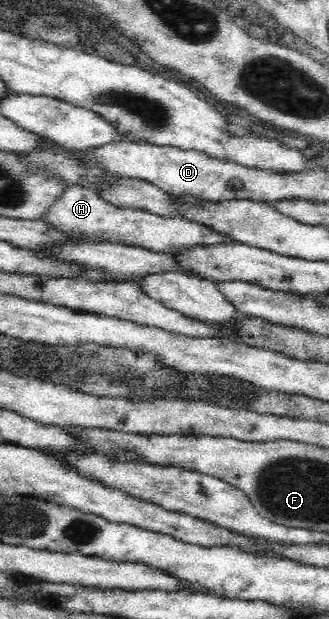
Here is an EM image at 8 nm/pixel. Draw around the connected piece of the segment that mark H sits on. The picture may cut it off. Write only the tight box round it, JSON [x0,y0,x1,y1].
[43,184,229,253]

